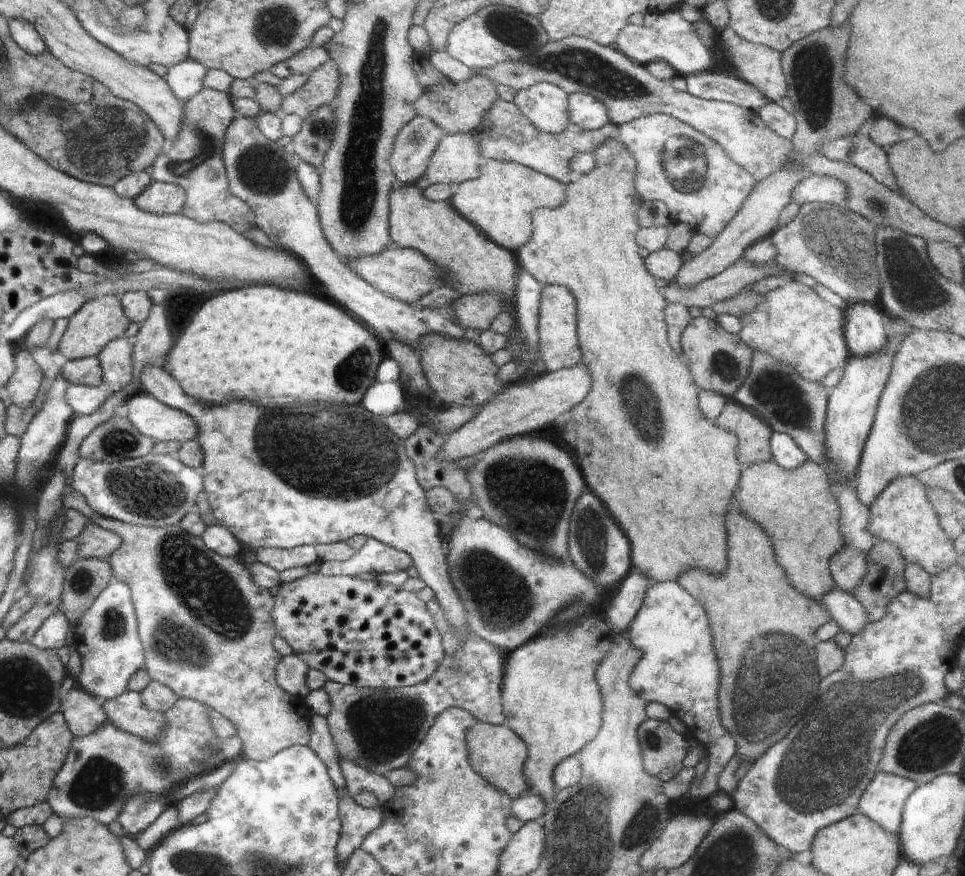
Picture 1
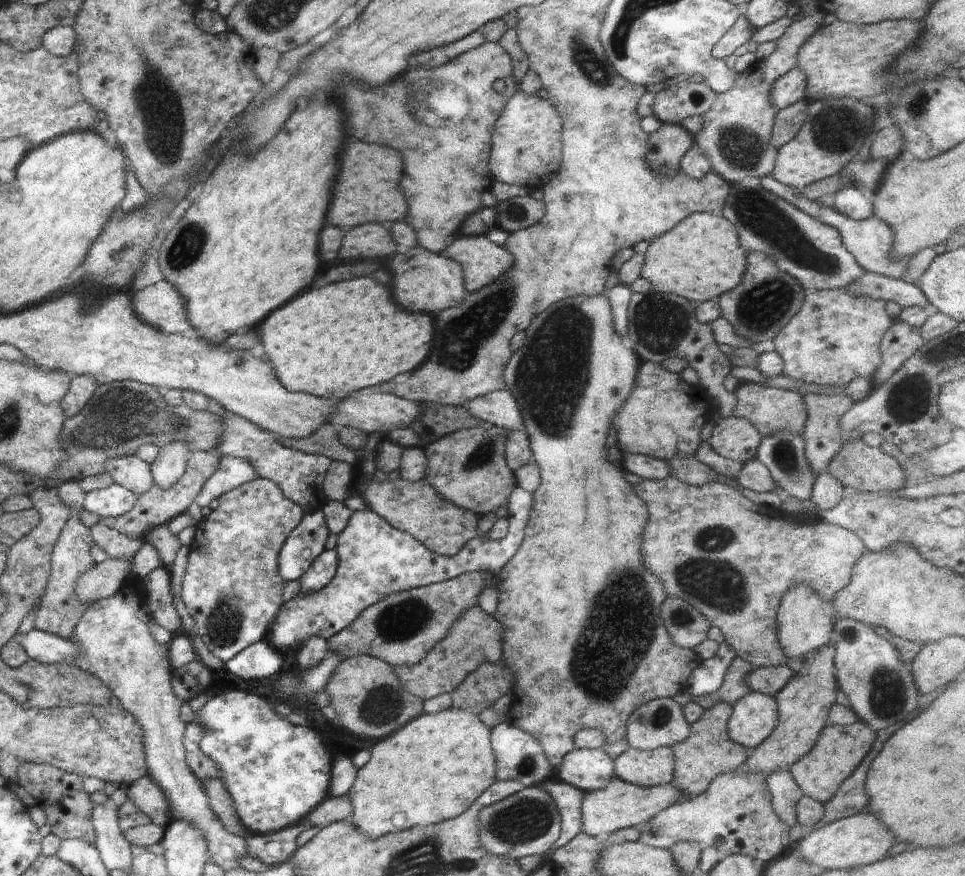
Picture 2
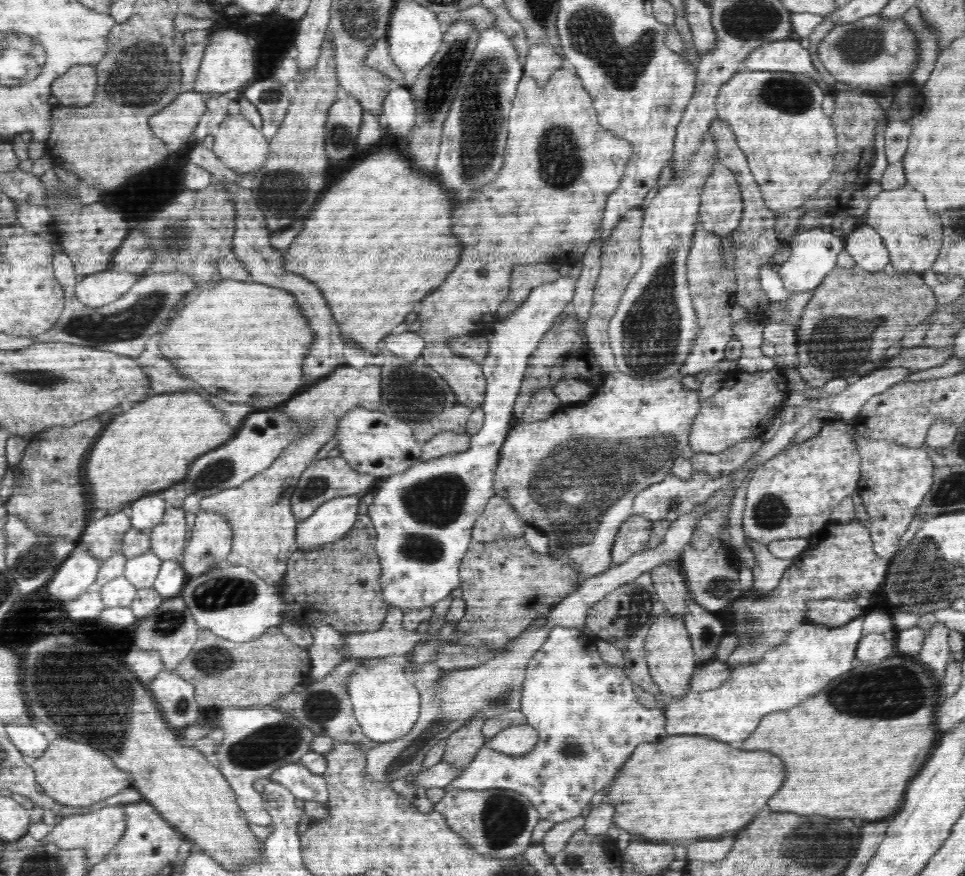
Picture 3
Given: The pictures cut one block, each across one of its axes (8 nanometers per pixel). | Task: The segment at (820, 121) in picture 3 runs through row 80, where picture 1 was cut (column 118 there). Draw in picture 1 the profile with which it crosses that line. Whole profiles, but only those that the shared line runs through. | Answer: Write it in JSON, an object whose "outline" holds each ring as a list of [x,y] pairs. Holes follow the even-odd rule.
{"outline":[[[176,698],[172,708],[163,713],[166,726],[157,743],[147,743],[146,740],[124,732],[112,723],[106,723],[104,727],[94,731],[93,734],[83,737],[74,736],[66,760],[58,771],[46,801],[53,812],[63,820],[90,817],[108,826],[120,815],[121,808],[125,807],[126,801],[137,793],[147,793],[156,797],[164,795],[171,789],[186,783],[192,777],[214,770],[225,760],[221,755],[222,739],[214,732],[210,720],[208,720],[209,710],[210,708],[194,699]],[[212,754],[218,755],[216,762],[212,766],[201,767],[203,759]]]}

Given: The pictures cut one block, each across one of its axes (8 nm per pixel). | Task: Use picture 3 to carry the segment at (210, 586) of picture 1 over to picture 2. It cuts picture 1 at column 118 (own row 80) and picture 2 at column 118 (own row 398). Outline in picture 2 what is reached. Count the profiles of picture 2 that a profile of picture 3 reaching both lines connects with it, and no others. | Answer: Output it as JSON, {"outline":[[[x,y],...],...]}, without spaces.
{"outline":[[[135,455],[106,460],[104,474],[112,478],[114,485],[124,486],[137,496],[154,486],[152,466]]]}

